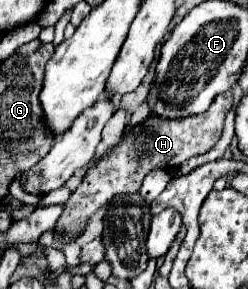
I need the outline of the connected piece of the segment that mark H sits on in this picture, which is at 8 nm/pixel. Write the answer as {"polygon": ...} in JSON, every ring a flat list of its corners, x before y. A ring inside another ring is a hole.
{"polygon":[[222,92,216,96,216,100,210,104,208,112,204,114,192,114,184,116,182,120,164,120,162,116,150,114,142,124,126,128,122,138,108,148,108,152,88,168,88,172,82,176,80,186,72,192,70,200,66,202,64,216,56,222,56,236,62,244,74,242,80,232,86,228,90,222,92,214,96,214,106,200,110,200,118,192,138,192,142,178,154,170,154,168,164,168,164,170,174,170,178,168,184,160,208,152,218,138,222,136,224,130,224,118,228,110,232,108,232,94]]}

